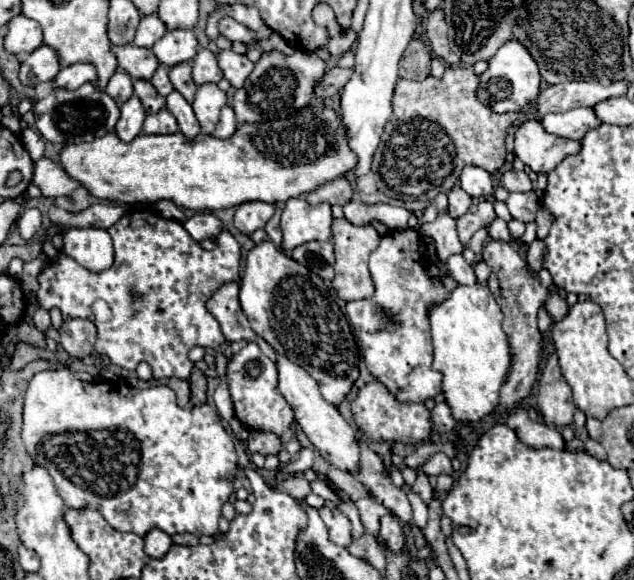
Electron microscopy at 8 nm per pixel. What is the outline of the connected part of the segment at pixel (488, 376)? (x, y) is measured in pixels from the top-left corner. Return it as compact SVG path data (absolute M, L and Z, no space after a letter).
M457 285L447 301L437 305L431 315L433 369L443 375L441 391L451 415L461 423L475 423L495 411L499 389L511 367L507 335L501 329L503 313L487 285Z

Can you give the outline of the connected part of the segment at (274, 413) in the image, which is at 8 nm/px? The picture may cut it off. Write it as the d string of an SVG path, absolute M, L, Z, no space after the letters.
M247 343L239 353L235 353L227 361L225 377L227 377L235 417L249 431L265 431L281 437L289 429L293 421L293 411L277 389L277 369L273 361L255 343Z

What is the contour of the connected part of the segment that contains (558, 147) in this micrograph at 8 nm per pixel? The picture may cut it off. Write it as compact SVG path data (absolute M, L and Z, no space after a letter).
M537 119L525 121L515 133L515 155L535 173L555 169L567 155L579 151L579 141L549 135Z

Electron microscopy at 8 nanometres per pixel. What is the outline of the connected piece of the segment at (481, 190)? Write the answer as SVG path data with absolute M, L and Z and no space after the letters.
M463 167L459 185L471 197L487 197L493 191L493 177L481 167Z

